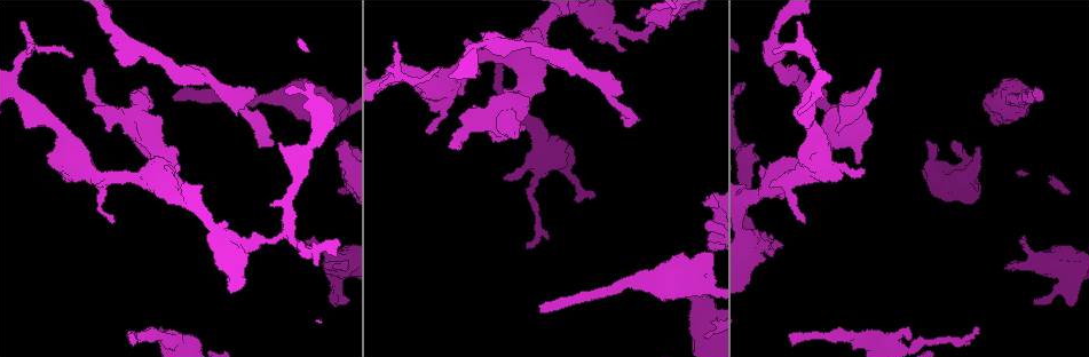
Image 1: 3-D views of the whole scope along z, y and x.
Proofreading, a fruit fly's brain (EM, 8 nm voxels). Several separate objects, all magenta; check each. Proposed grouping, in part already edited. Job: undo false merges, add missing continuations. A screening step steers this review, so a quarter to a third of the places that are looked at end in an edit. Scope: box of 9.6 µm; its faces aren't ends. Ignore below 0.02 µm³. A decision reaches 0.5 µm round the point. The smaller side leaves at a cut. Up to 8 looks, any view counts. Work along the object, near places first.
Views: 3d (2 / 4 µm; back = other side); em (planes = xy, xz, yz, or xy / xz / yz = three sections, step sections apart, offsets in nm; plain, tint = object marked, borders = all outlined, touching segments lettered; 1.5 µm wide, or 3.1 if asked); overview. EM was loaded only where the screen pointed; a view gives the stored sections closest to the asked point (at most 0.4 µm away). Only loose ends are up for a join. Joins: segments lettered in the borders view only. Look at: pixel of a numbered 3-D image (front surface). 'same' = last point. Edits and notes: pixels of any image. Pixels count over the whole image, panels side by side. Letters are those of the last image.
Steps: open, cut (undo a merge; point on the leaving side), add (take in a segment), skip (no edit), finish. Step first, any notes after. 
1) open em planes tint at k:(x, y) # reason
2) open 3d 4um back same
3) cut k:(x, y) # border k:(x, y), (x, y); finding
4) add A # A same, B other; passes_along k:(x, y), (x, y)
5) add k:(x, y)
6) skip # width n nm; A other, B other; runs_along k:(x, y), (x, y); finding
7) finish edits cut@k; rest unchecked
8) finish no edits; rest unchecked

open em xz step 8 tint at 1:(542, 312) # end of a long branch

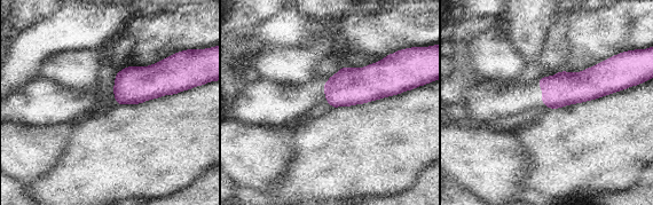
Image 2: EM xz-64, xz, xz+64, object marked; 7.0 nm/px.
open em xz step 8 borders same # what lies round it

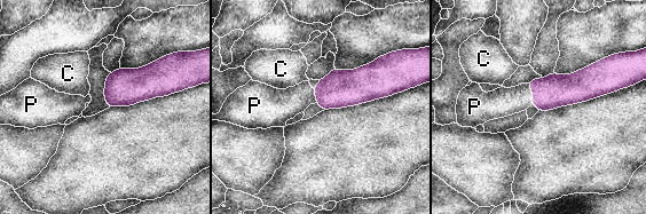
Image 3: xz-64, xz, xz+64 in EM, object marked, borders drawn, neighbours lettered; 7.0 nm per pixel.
add P # C other, P same; passes_along 3:(554, 90), (532, 92), (502, 102); the neuron continues

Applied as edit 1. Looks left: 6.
open overview

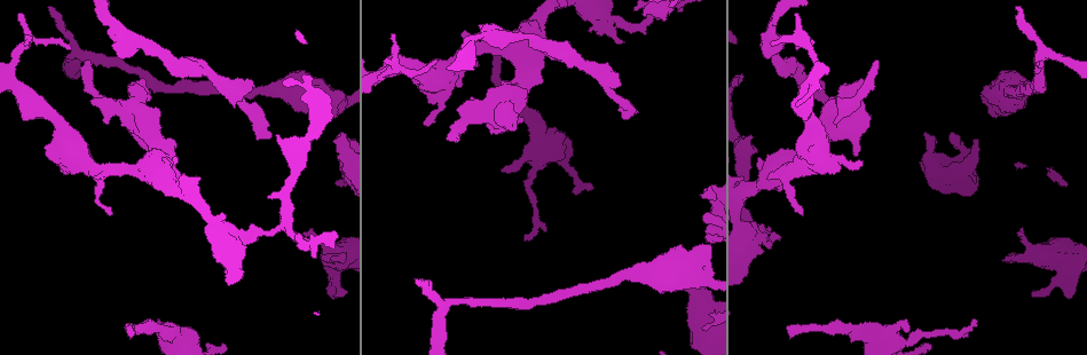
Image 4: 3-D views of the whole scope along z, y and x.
open 3d 4um back at 4:(635, 114)

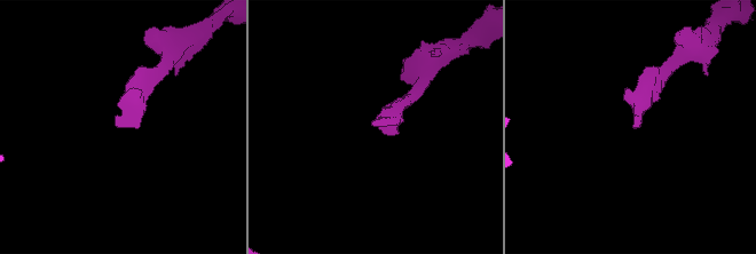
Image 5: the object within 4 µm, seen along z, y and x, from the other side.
open em planes borders at 5:(373, 126)

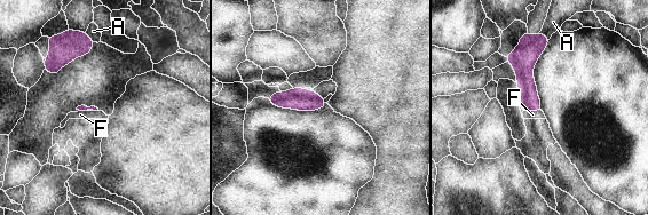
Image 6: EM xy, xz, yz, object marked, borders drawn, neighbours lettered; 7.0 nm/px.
add F # A other, F same; it goes on there

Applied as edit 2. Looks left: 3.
open overview

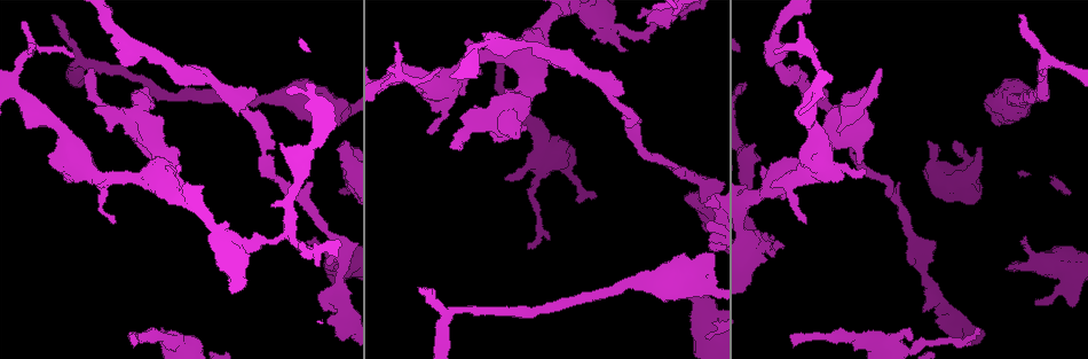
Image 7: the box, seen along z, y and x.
open em planes borders at 7:(794, 345) # long arm stops here

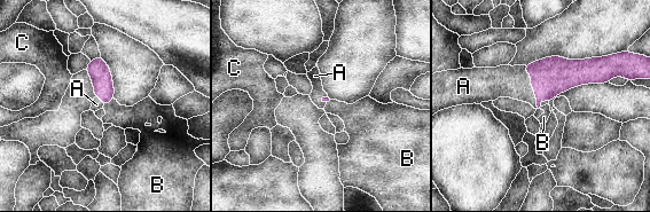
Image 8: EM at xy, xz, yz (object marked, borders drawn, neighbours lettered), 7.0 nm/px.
add A # A same, B other, C other; passes_along 8:(551, 76), (530, 84), (510, 81); the neuron continues

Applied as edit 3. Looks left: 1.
finish edits add@3, add@6, add@8; rest unchecked

